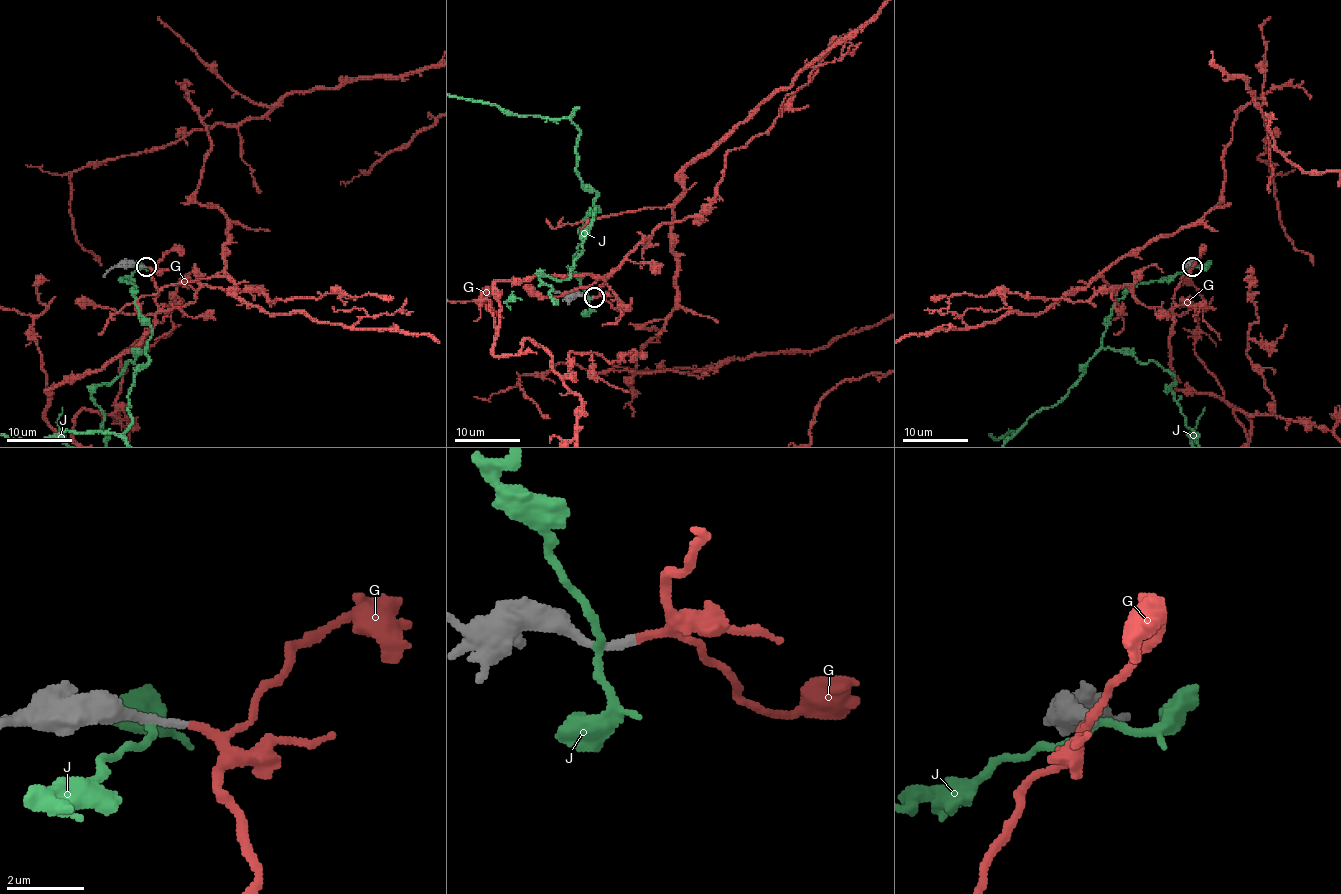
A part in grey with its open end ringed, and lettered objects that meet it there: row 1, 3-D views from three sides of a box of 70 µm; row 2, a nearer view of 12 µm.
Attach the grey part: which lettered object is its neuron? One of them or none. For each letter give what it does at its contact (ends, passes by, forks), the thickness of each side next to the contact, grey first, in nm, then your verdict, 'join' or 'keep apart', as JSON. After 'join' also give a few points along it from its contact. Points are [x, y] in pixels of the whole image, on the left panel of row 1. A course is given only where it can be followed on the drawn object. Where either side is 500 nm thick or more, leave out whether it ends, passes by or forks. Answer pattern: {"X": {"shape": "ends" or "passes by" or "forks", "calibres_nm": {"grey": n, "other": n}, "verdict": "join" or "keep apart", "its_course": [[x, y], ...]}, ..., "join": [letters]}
{"G": {"shape": "passes by", "calibres_nm": {"grey": 200, "other": 150}, "verdict": "join"}, "J": {"shape": "passes by", "calibres_nm": {"grey": 320, "other": 190}, "verdict": "keep apart"}, "join": ["G"]}

